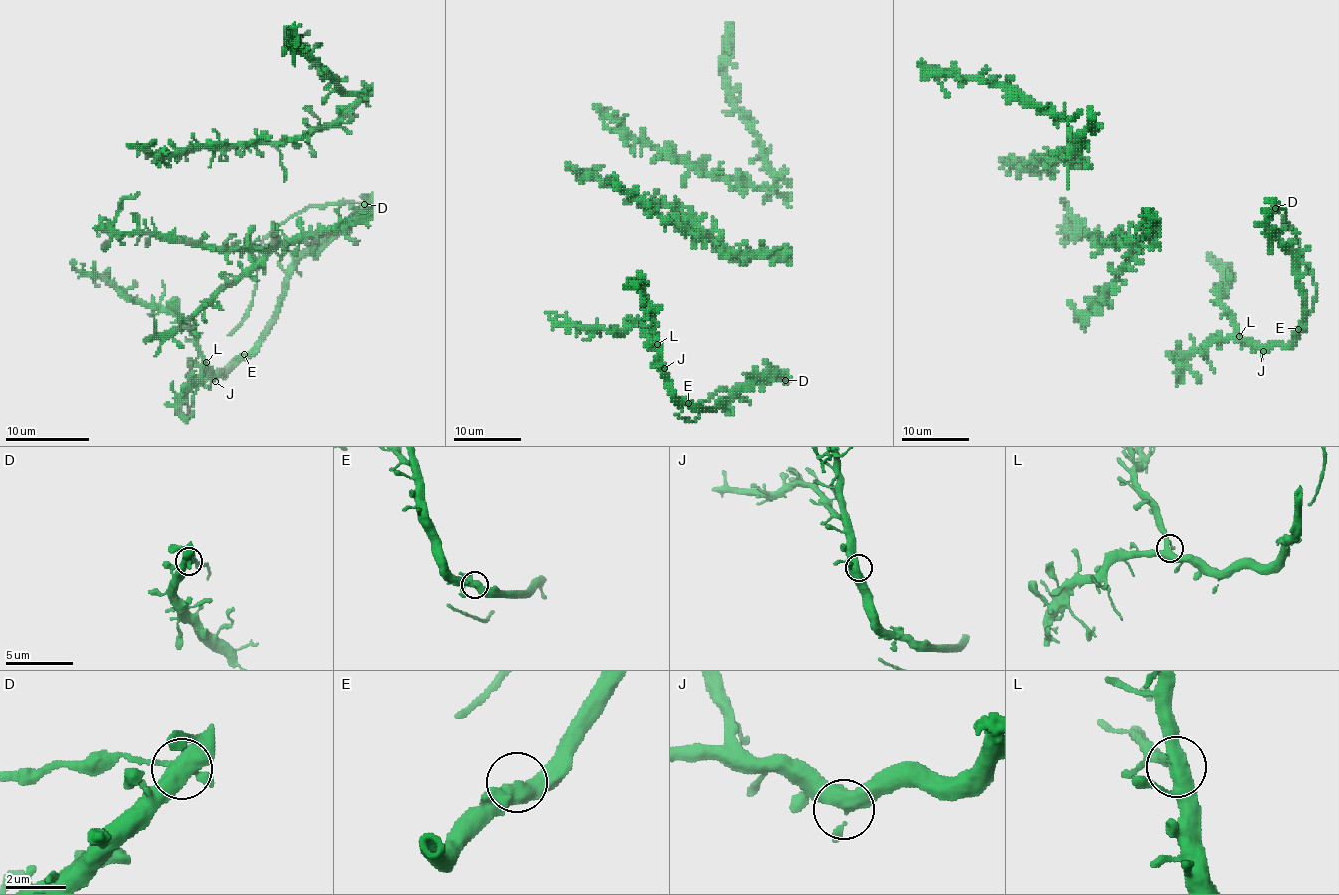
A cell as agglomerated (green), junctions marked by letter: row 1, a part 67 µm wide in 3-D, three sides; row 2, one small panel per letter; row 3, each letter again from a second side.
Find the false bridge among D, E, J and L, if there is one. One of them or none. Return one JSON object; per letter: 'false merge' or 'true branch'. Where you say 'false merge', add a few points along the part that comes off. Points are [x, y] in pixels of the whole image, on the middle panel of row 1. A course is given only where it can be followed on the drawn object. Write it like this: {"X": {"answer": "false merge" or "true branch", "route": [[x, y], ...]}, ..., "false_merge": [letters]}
{"D": {"answer": "true branch"}, "E": {"answer": "true branch"}, "J": {"answer": "true branch"}, "L": {"answer": "true branch"}, "false_merge": []}

